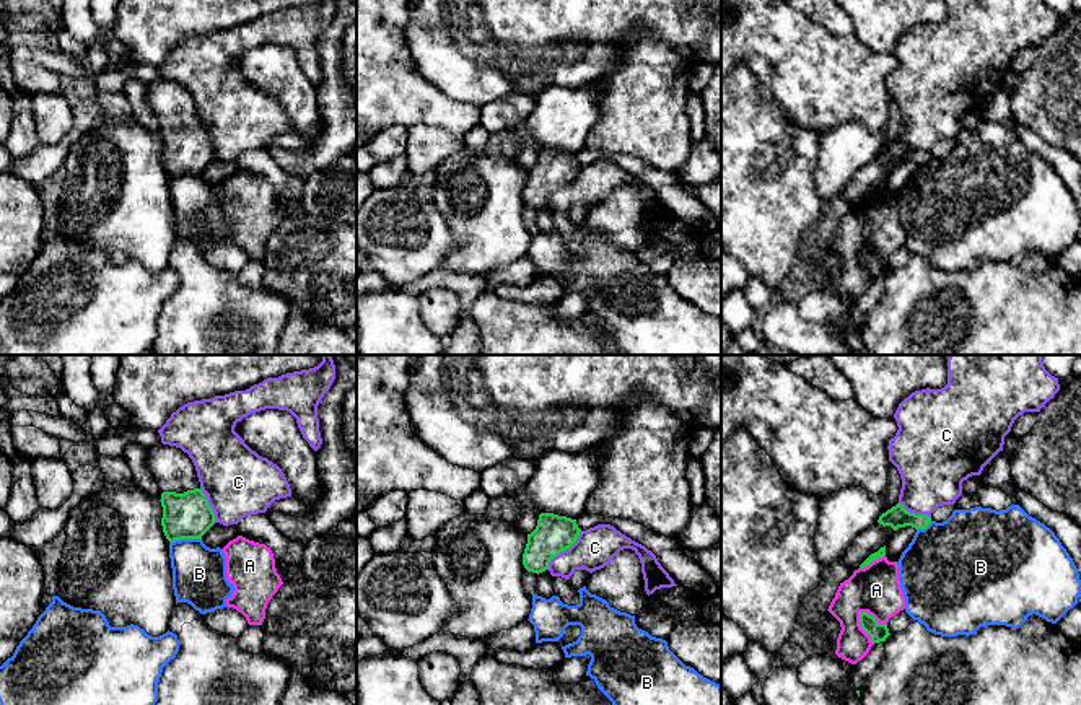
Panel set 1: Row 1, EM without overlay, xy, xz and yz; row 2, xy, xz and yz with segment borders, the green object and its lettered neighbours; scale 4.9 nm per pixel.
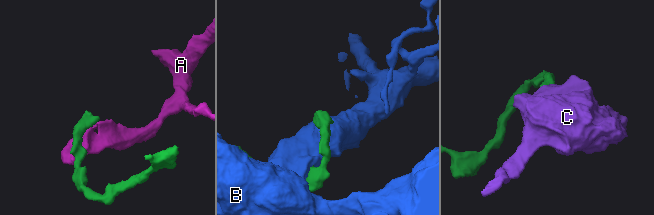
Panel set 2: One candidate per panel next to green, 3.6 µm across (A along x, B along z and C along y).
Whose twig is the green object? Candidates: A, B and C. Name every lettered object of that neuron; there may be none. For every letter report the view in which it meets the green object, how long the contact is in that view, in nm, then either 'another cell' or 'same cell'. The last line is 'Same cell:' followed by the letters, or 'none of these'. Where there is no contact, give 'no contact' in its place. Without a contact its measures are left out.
A: contact in yz; length 180 nm; another cell
B: contact in xy; length 160 nm; another cell
C: contact in xz; length 260 nm; another cell
Same cell: none of these

